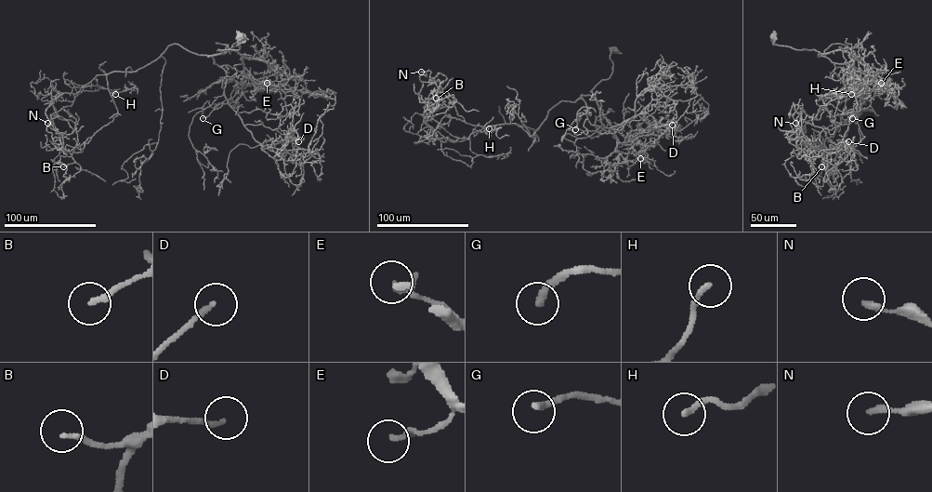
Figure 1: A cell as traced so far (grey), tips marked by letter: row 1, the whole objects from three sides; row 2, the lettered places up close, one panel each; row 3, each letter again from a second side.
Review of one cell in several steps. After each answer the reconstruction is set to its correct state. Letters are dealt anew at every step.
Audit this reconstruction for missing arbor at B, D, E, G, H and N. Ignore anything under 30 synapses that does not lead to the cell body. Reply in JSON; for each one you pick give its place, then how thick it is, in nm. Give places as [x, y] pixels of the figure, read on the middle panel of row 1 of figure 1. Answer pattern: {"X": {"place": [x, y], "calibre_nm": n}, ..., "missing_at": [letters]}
{"B": {"place": [436, 98], "calibre_nm": 190}, "G": {"place": [575, 129], "calibre_nm": 240}, "H": {"place": [489, 128], "calibre_nm": 200}, "missing_at": ["B", "G", "H"]}

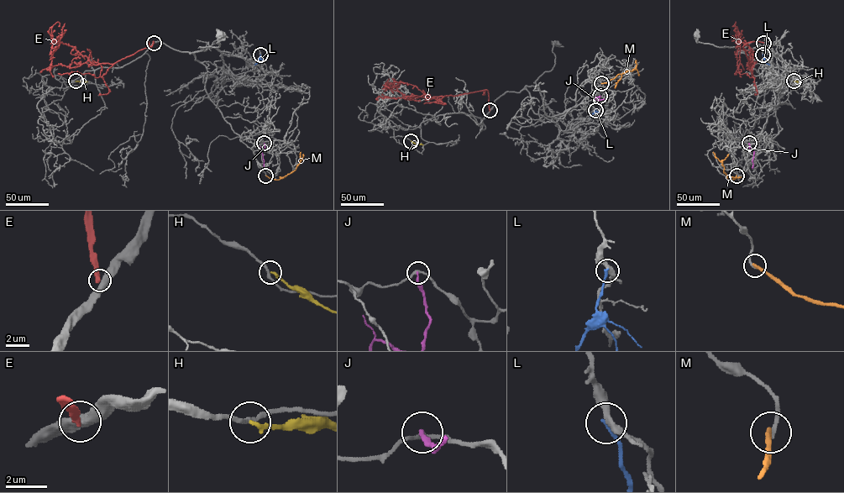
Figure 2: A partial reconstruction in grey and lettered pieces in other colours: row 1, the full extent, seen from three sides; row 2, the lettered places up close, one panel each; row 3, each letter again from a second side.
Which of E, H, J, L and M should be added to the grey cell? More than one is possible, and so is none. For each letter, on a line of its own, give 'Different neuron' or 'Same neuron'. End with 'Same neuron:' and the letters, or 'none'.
E: Different neuron
H: Different neuron
J: Different neuron
L: Different neuron
M: Different neuron
Same neuron: none

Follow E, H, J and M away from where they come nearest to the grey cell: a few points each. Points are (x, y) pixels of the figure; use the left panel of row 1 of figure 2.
E: (154, 43), (114, 63), (94, 65), (73, 47), (61, 43), (52, 47), (51, 28), (58, 22), (59, 26)
H: (76, 81), (87, 81)
J: (264, 143), (264, 149), (260, 150), (264, 166), (269, 167)
M: (265, 175), (279, 180), (292, 172), (300, 162), (301, 152)

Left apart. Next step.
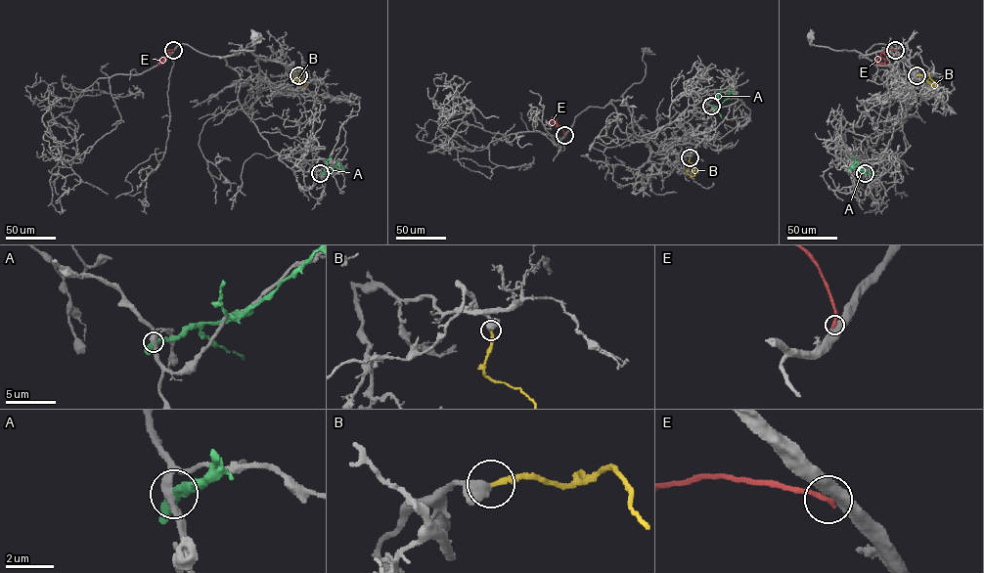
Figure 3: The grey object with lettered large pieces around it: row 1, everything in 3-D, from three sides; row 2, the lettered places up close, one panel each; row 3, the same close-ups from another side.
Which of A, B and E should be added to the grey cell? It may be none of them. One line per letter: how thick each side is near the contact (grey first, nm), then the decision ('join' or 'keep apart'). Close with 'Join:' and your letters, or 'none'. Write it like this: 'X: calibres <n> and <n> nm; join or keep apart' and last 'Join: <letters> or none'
A: calibres 380 and 360 nm; keep apart
B: calibres 420 and 200 nm; join
E: calibres 550 and 240 nm; keep apart
Join: B

